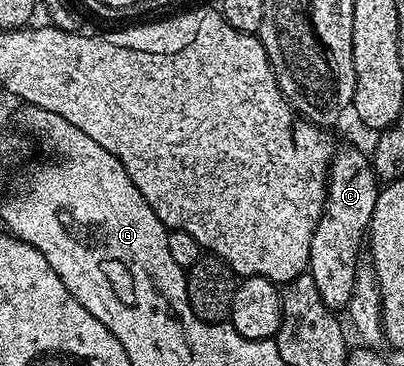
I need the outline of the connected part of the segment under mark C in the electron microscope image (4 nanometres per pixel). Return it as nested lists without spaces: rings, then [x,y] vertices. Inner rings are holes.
[[[346,147],[335,150],[334,159],[330,162],[330,175],[326,179],[326,200],[320,221],[312,233],[312,245],[310,246],[310,265],[308,273],[312,281],[316,281],[316,289],[324,305],[331,309],[345,308],[350,298],[354,295],[356,285],[356,273],[360,266],[360,260],[364,255],[364,244],[368,239],[370,222],[372,221],[372,209],[376,209],[376,197],[380,190],[380,180],[374,171],[374,165],[369,154],[366,155],[358,147]]]

